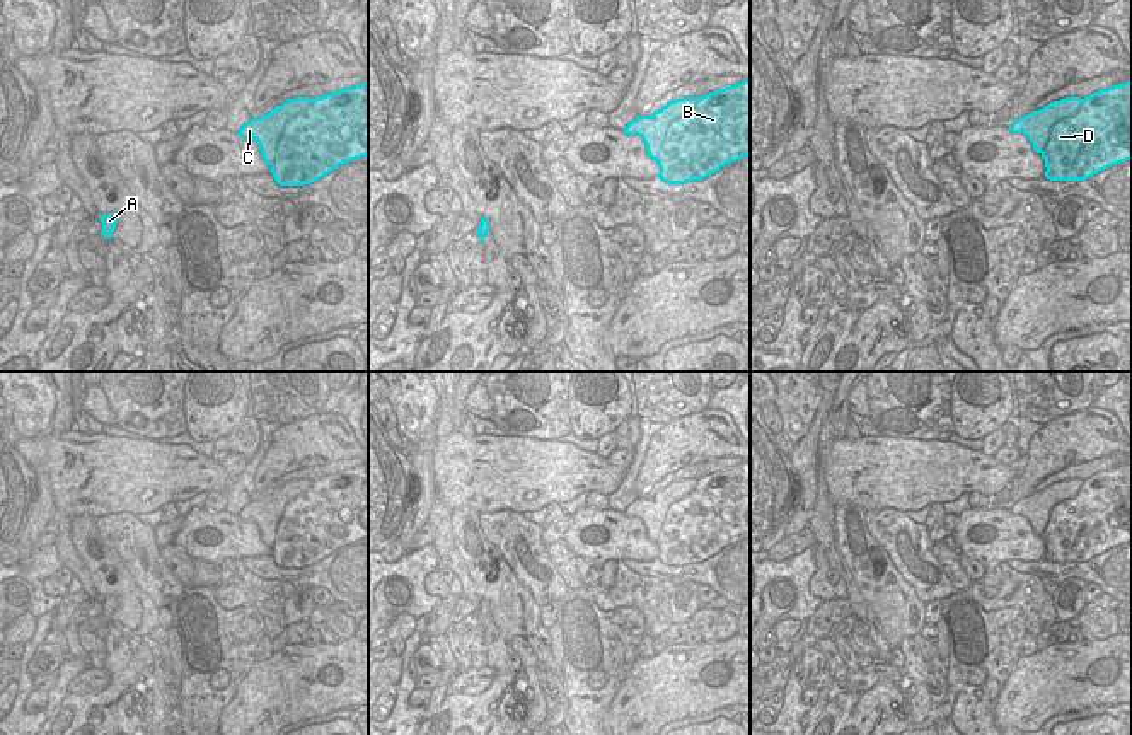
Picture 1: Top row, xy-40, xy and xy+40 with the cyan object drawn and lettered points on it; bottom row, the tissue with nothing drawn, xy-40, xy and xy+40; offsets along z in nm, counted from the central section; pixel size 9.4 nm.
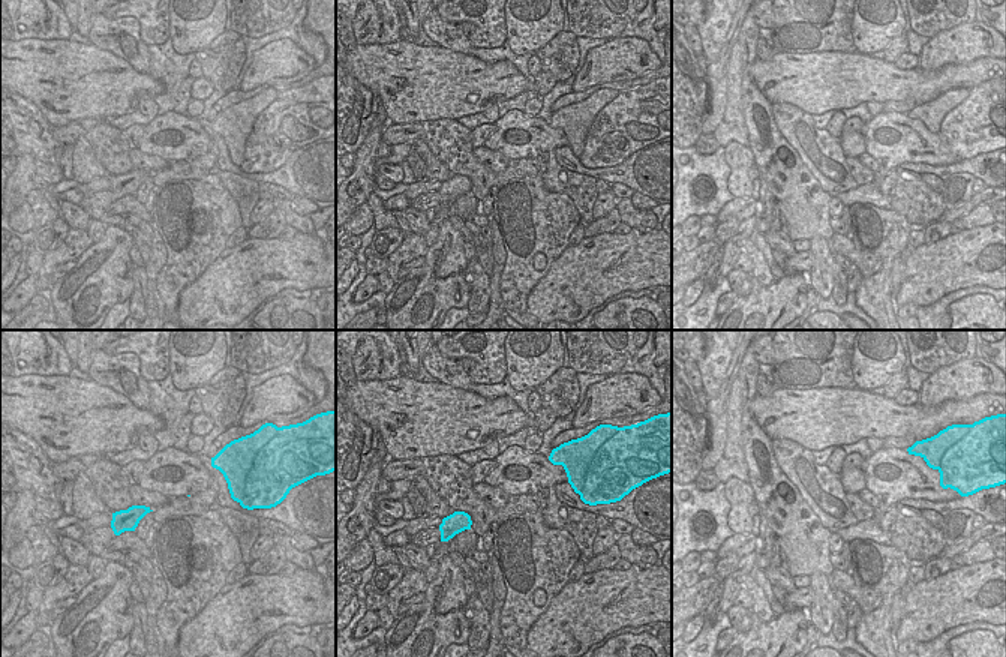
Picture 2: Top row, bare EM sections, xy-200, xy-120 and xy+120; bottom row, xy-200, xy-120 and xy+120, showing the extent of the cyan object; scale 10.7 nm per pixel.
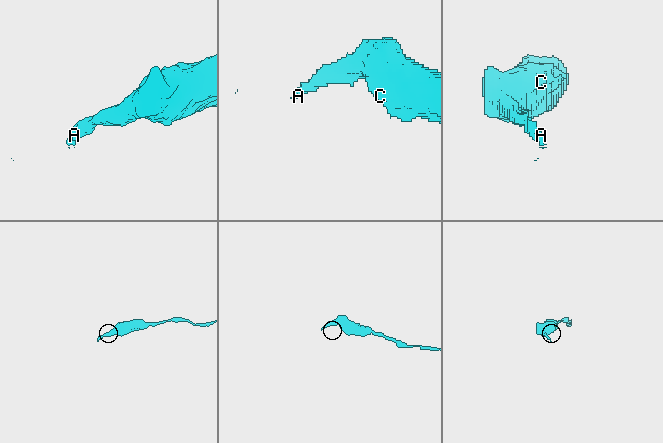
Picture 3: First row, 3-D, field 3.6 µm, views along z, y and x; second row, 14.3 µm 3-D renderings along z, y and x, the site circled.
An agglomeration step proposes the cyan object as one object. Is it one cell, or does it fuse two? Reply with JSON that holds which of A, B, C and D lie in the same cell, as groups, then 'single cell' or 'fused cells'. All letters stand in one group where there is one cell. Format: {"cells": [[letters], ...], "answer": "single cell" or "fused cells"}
{"cells": [["A", "C"], ["B", "D"]], "answer": "fused cells"}

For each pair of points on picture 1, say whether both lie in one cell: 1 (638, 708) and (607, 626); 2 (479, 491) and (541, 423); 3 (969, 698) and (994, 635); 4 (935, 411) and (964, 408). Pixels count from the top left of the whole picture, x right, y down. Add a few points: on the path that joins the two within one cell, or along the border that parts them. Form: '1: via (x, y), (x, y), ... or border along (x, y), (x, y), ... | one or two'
1: border along (638, 659), (604, 711) | two
2: border along (510, 435), (556, 440) | two
3: via (986, 689), (994, 681), (994, 652) | one
4: border along (950, 389), (950, 418), (955, 432) | two

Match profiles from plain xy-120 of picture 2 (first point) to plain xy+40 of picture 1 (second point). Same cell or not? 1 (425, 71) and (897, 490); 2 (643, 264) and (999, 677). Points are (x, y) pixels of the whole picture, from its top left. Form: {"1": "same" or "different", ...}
{"1": "same", "2": "different"}

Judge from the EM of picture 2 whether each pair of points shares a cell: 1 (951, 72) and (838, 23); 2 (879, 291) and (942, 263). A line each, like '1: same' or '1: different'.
1: different
2: different

